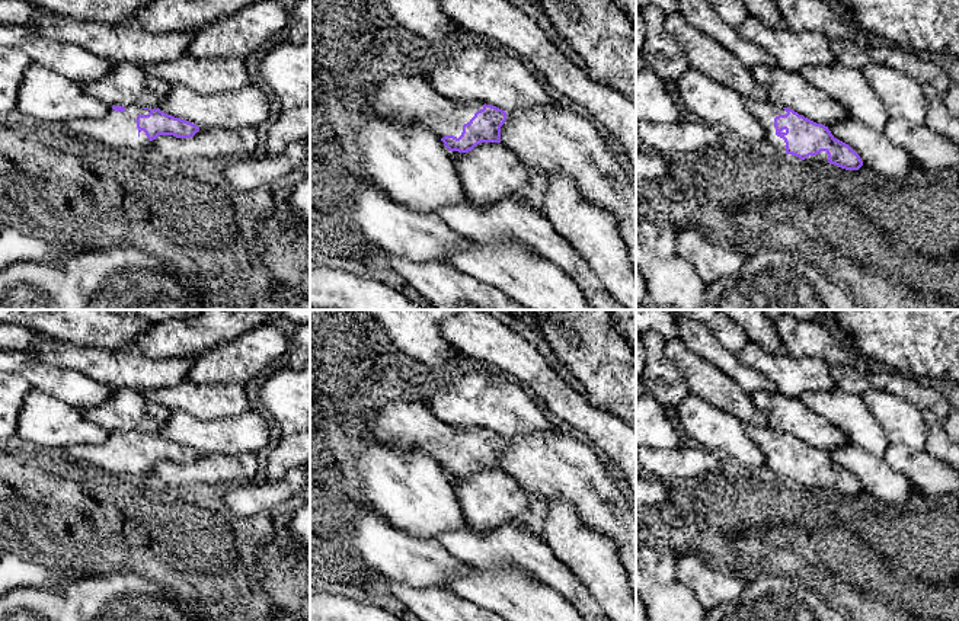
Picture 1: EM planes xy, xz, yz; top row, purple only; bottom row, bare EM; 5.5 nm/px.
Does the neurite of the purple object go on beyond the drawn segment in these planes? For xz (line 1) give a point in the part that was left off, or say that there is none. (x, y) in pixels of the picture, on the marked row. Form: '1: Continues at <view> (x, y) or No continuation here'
1: Continues at xz (403, 98)

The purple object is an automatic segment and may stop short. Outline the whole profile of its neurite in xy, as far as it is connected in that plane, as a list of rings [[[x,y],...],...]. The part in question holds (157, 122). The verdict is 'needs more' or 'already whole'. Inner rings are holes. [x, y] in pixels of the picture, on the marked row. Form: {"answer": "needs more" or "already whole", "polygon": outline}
{"answer": "needs more", "polygon": [[[135,105],[109,106],[98,119],[68,119],[64,122],[73,132],[99,141],[106,147],[127,151],[146,150],[159,135],[191,138],[199,127],[157,109]]]}

